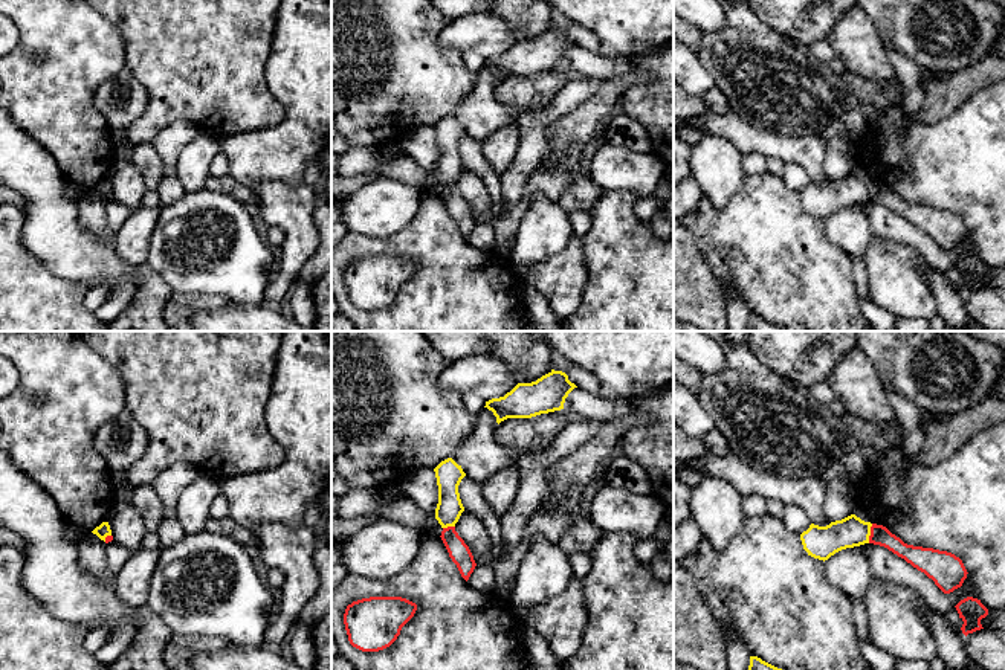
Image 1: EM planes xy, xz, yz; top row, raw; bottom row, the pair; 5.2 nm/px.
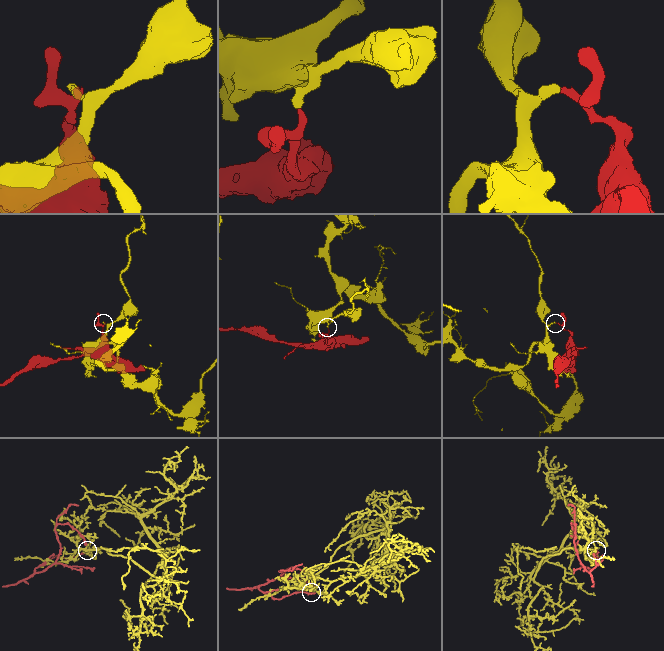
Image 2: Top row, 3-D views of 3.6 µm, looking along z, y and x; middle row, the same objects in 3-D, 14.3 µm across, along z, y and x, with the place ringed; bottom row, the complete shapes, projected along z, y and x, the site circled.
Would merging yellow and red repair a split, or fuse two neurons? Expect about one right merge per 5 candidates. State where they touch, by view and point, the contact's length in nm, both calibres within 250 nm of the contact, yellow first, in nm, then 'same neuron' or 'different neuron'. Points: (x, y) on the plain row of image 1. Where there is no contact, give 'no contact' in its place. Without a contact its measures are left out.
meets yellow in yz at (869, 191); contact 110 nm long; 160 nm thick on the yellow side, 100 nm on the other; different neuron

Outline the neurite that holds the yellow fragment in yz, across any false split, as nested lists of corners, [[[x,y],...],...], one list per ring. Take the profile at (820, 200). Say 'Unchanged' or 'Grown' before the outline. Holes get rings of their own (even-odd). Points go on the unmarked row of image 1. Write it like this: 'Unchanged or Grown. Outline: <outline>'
Unchanged. Outline: [[[851,172],[826,185],[811,182],[800,198],[808,214],[825,220],[842,208],[869,201],[871,185],[871,180]]]

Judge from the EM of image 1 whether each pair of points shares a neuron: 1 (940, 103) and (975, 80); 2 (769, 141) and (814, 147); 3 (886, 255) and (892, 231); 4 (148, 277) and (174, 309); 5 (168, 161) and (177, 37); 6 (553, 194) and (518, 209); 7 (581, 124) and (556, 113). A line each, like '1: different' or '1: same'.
1: same
2: same
3: different
4: different
5: different
6: same
7: different

